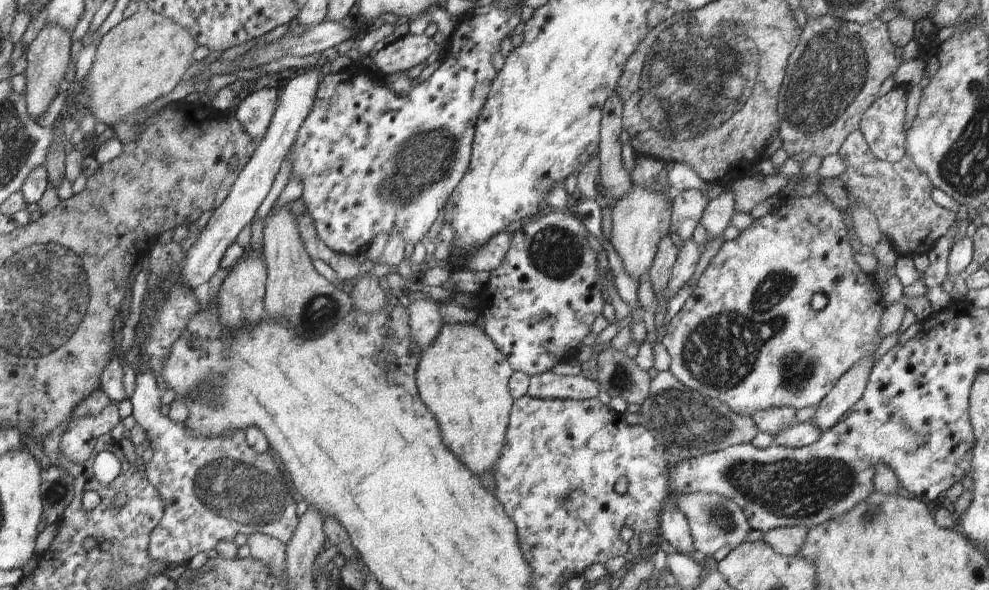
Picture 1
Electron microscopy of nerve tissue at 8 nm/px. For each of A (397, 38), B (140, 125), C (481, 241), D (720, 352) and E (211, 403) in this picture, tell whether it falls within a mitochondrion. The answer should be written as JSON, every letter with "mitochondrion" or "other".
{"A":"other","B":"other","C":"other","D":"mitochondrion","E":"mitochondrion"}

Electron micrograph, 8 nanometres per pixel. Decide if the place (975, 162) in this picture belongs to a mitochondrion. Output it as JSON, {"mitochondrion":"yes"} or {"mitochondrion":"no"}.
{"mitochondrion":"yes"}

